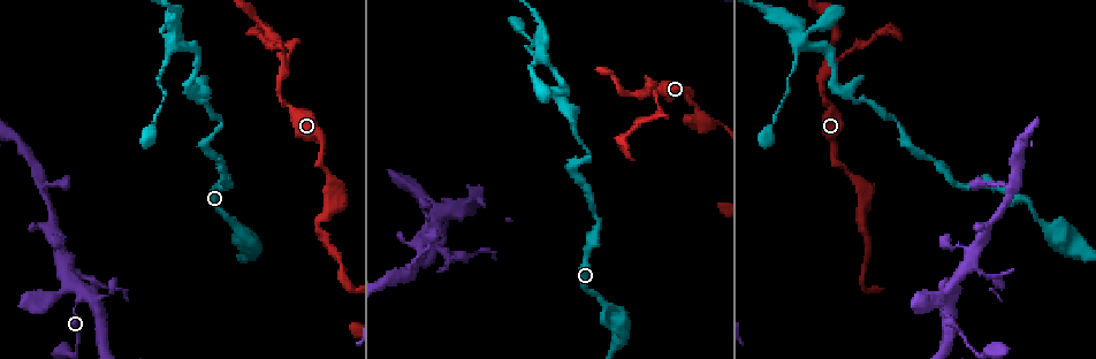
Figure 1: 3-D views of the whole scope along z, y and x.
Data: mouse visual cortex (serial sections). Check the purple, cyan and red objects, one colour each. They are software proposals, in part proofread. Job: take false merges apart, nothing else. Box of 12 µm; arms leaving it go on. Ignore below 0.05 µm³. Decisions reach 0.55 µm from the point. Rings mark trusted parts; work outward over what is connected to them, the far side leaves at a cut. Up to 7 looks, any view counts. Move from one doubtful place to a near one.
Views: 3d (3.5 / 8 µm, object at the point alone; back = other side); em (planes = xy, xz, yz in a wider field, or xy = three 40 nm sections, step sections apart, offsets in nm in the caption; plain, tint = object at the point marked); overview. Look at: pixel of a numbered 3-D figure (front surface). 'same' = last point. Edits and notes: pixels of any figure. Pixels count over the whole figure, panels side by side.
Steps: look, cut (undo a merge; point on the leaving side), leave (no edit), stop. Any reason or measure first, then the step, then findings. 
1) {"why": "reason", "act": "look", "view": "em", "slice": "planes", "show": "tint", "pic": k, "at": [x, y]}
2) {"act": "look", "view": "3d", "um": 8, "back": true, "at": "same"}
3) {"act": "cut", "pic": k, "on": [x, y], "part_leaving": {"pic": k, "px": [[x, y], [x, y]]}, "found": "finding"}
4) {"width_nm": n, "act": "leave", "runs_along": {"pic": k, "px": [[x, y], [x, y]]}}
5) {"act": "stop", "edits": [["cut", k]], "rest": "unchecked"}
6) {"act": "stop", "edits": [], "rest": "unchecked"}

{"why": "abrupt turn", "act": "look", "view": "3d", "um": 3.5, "pic": 1, "at": [864, 226]}

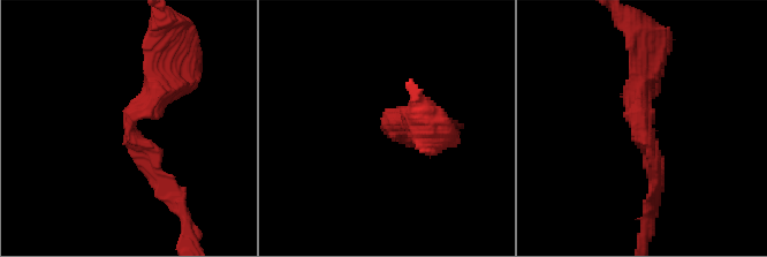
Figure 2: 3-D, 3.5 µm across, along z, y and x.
{"arm_widths_nm": [200, 350], "why": "shape alone is not enough", "act": "look", "view": "em", "slice": "xy", "step": 1, "show": "tint", "pic": 2, "at": [644, 125]}

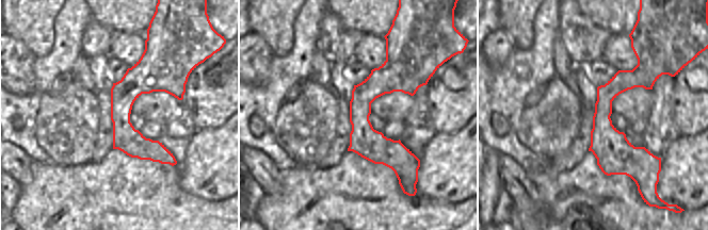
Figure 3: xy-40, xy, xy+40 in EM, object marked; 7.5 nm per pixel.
{"act": "leave", "found": "continuous, no second cell"}

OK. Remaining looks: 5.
{"act": "look", "view": "3d", "um": 8, "pic": 1, "at": [970, 264]}

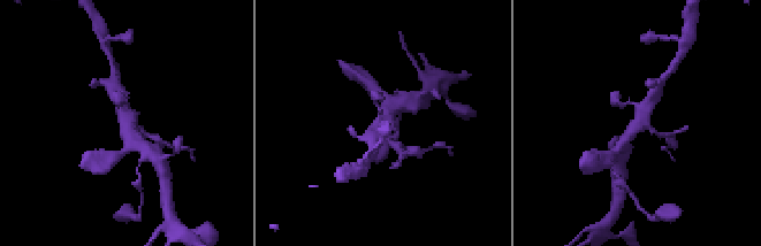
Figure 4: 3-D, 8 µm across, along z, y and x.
{"why": "now the EM", "act": "look", "view": "em", "slice": "xy", "step": 5, "show": "tint", "pic": 4, "at": [127, 122]}

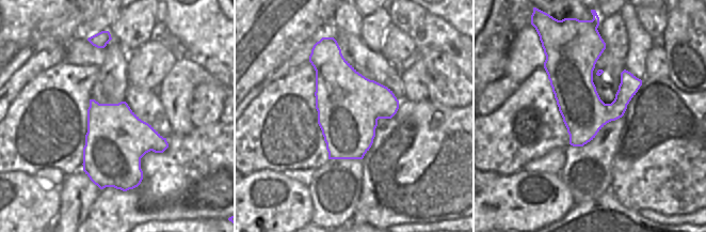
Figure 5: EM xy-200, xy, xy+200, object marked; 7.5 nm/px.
{"act": "leave", "runs_along": {"pic": 4, "px": [[623, 147], [656, 94]]}, "found": "one cell here"}

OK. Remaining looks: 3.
{"why": "sudden change in width", "act": "look", "view": "3d", "um": 3.5, "pic": 1, "at": [792, 65]}

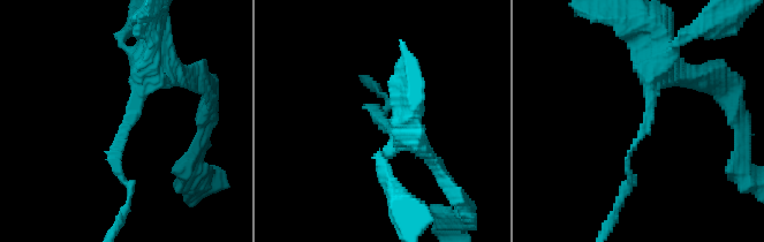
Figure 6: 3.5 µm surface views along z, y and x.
{"arm_widths_nm": [100, 250], "act": "look", "view": "em", "slice": "xy", "step": 2, "show": "tint", "pic": 6, "at": [642, 125]}

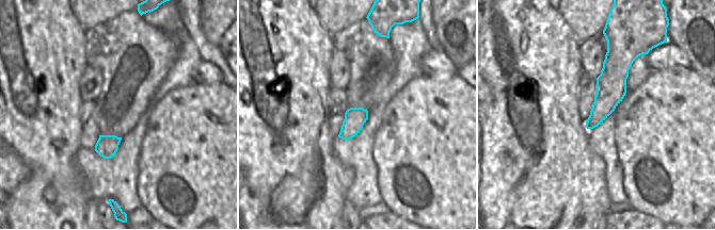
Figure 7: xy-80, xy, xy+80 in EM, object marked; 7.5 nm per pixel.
{"act": "leave", "runs_along": {"pic": 7, "px": [[616, 44], [610, 92], [589, 126]]}, "found": "one cell here"}

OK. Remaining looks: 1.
{"act": "stop", "edits": [], "rest": "unchecked"}

